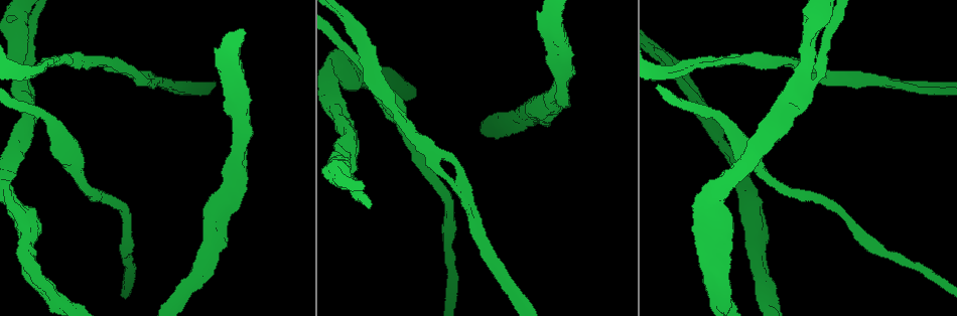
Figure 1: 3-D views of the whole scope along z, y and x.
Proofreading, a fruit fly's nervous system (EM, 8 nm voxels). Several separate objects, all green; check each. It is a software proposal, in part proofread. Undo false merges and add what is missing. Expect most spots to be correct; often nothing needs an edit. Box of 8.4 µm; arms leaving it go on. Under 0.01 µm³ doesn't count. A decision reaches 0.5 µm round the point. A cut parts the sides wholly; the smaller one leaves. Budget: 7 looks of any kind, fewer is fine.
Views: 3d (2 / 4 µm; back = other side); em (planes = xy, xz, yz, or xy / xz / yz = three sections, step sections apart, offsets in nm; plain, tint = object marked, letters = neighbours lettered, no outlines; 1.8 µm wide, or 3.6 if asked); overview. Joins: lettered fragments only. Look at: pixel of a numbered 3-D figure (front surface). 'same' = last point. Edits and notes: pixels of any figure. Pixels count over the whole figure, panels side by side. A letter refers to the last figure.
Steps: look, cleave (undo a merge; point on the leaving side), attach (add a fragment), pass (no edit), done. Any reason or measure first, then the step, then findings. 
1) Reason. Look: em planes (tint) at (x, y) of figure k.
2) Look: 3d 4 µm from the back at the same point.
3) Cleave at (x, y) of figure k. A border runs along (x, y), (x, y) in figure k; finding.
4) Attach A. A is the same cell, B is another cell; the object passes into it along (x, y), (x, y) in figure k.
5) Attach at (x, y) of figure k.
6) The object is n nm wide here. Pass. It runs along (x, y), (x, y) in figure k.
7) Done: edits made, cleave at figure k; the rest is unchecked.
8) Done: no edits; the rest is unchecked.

Three arms meet. Look: 3d 2 µm at (24, 59) of figure 1.

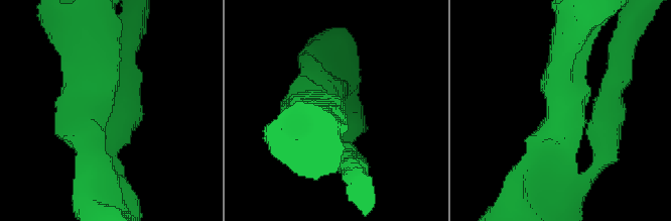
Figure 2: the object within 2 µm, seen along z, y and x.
3 arms meet here; the arms are 200, 200, 300 nm wide; now the EM. Look: em 3.6 µm planes (letters) at (592, 109) of figure 2.

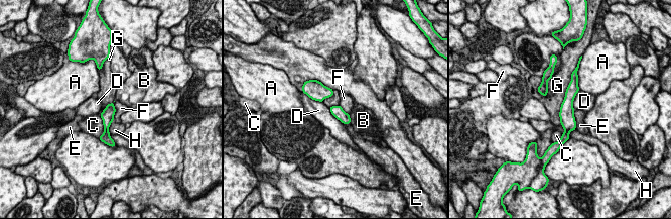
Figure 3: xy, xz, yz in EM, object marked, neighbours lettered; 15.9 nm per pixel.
Pass. A, B, C, D, E, F, G and H are other cells; it runs along (574, 81), (567, 103), (566, 134) in figure 3; all the same cell.

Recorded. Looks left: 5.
Branch stops here. Look: 3d 2 µm at (539, 26) of figure 1.

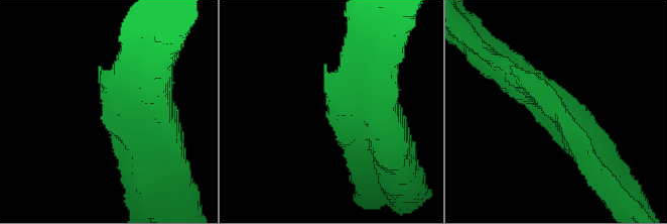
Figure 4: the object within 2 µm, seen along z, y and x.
The arms are 320, 340 nm wide; now the EM. Look: em xy step 16 (letters) at (551, 105) of figure 4.

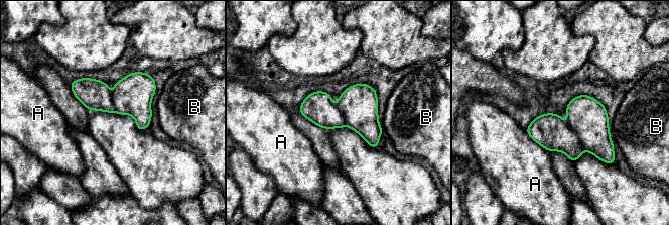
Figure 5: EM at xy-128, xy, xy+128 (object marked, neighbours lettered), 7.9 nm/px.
Look: em planes (letters) at the same point.

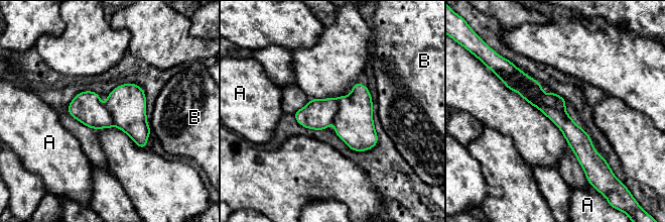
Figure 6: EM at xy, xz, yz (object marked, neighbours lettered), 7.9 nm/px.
Pass. A and B are other cells; a border runs along (568, 144), (586, 178) in figure 6; no lettered fragment goes on from it.

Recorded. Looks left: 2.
Done: no edits; the rest is unchecked.

